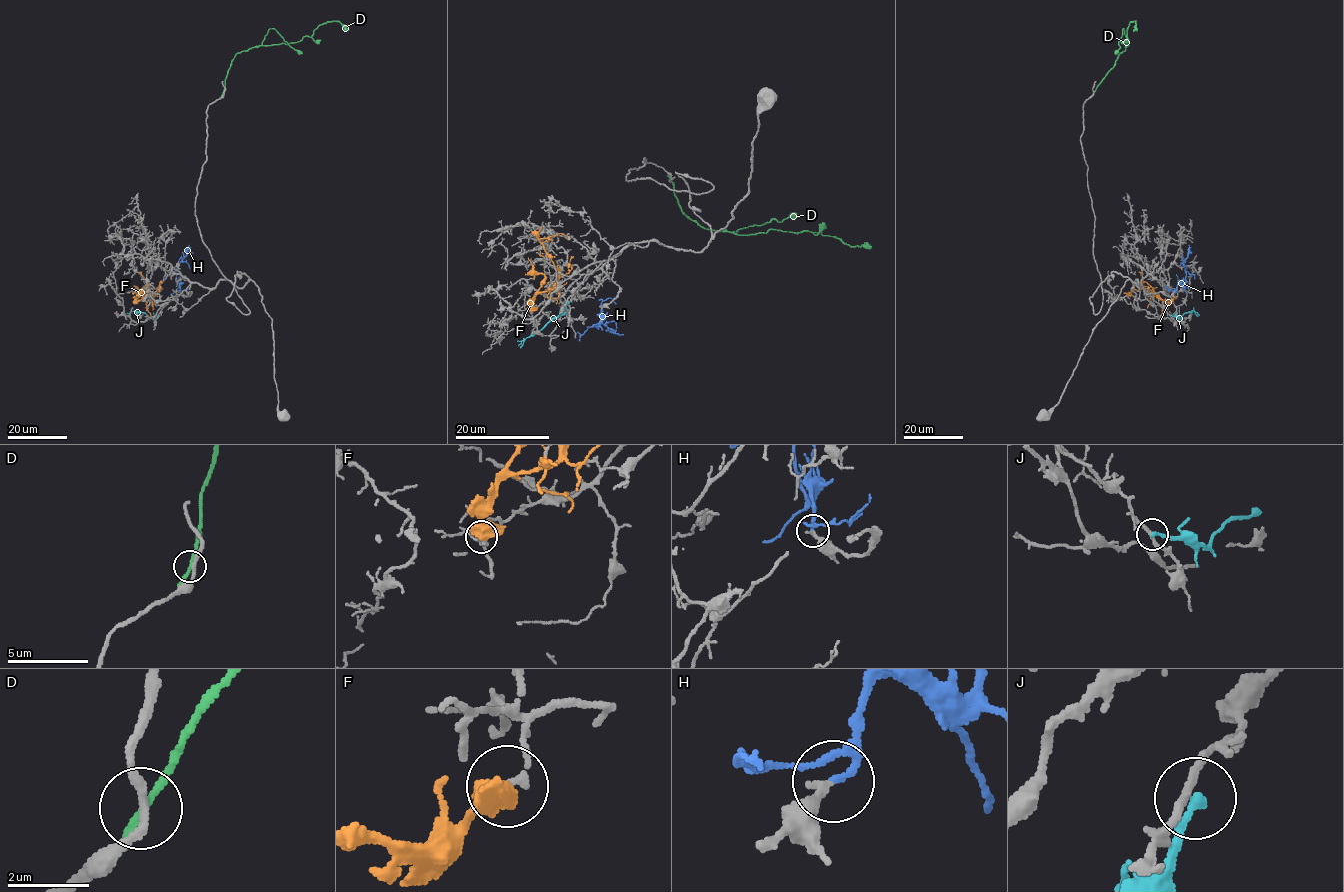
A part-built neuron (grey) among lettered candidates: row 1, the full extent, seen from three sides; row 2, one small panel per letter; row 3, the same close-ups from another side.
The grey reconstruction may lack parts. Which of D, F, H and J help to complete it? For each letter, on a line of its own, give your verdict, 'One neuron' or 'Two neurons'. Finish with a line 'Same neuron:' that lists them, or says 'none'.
D: Two neurons
F: Two neurons
H: One neuron
J: Two neurons
Same neuron: H

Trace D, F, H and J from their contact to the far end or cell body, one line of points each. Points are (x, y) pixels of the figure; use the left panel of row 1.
D: (223, 93), (224, 80), (237, 53), (262, 45), (298, 42), (329, 21), (339, 21), (349, 30)
F: (135, 296), (137, 301), (148, 301), (153, 295), (147, 289), (141, 290), (157, 296)
H: (179, 292), (176, 266), (186, 255), (189, 245)
J: (159, 315), (151, 318), (132, 311), (128, 316)

